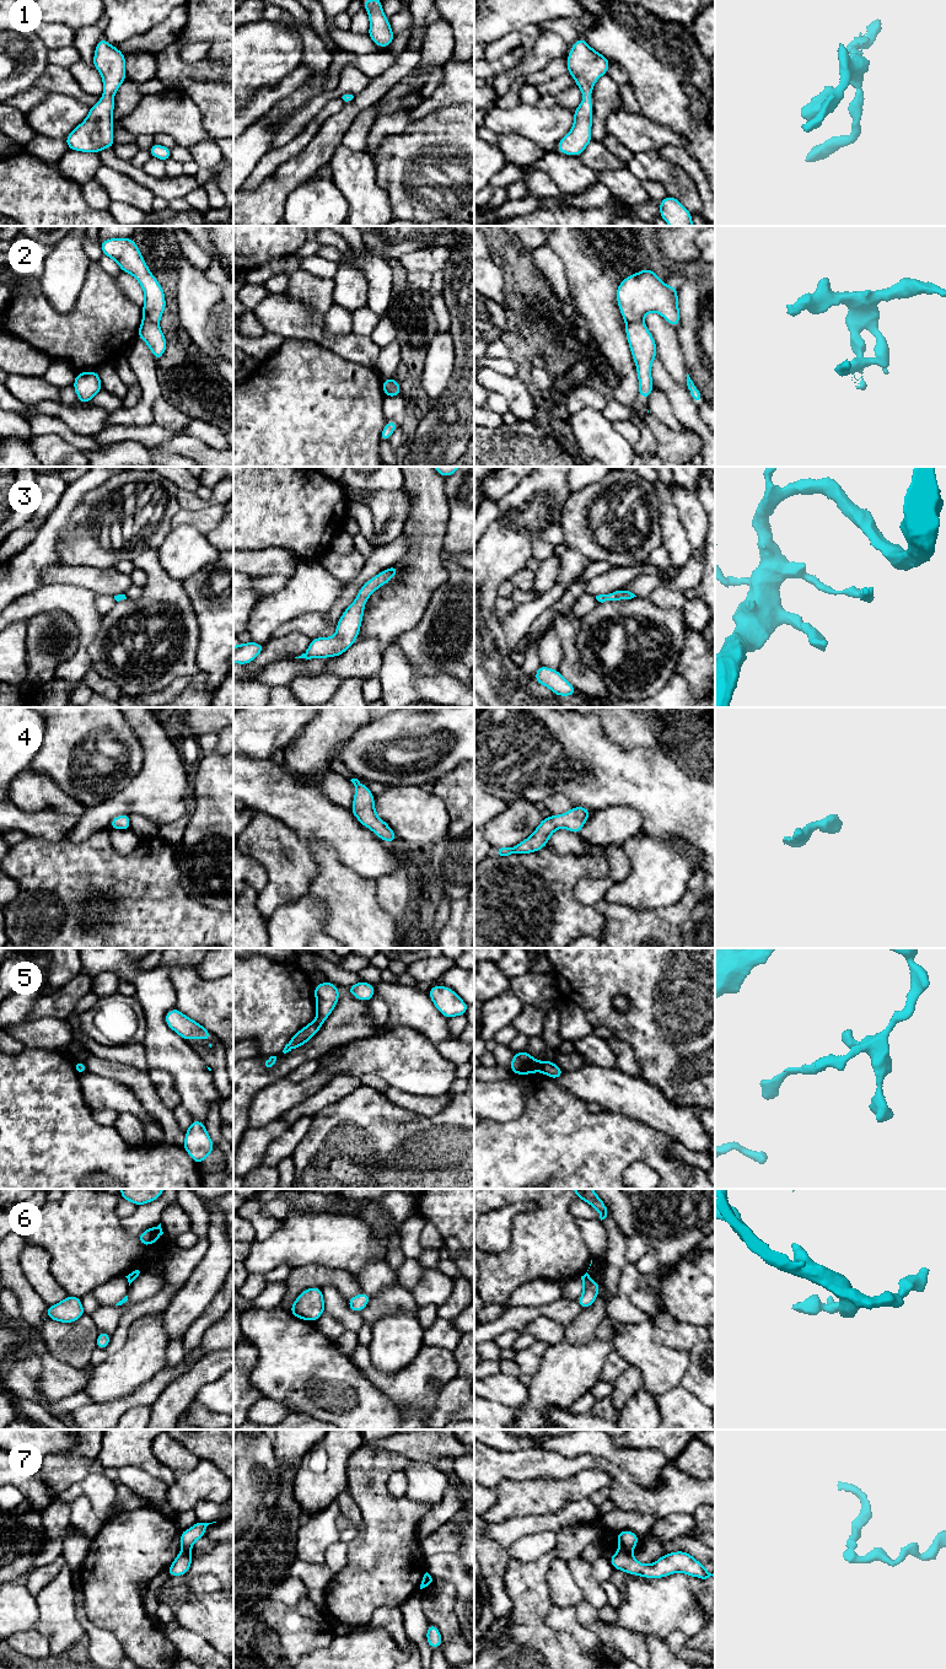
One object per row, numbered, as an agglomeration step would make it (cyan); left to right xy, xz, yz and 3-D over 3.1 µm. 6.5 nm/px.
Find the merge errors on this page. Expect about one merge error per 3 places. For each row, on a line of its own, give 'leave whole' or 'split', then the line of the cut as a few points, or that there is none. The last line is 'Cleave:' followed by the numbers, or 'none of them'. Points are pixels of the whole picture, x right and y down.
1: leave whole; cut none
2: split; cut yz (643, 319), (627, 323)
3: leave whole; cut none
4: leave whole; cut none
5: leave whole; cut none
6: leave whole; cut none
7: split; cut yz (621, 1546), (629, 1552)
Cleave: 2, 7

